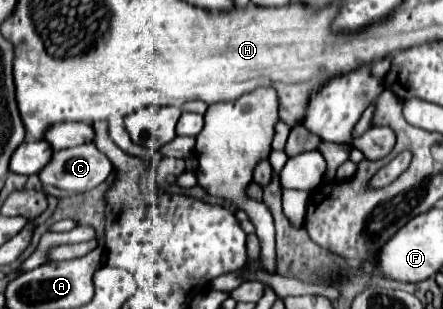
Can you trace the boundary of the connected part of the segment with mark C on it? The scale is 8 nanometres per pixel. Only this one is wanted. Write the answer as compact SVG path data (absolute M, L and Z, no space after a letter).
M94 143L54 151L50 163L38 173L42 185L84 193L98 187L112 171L112 163Z

